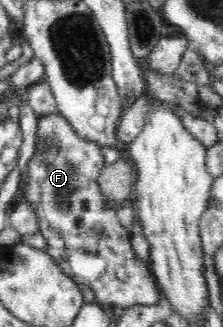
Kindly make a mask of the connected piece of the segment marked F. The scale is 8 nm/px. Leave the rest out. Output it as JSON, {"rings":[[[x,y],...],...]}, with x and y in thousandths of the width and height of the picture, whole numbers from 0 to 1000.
{"rings":[[[265,346],[193,349],[170,367],[166,462],[130,492],[126,566],[90,581],[81,609],[139,627],[175,706],[211,737],[211,777],[269,810],[305,847],[345,869],[395,872],[417,884],[426,924],[502,951],[596,930],[695,933],[726,911],[722,884],[673,823],[668,798],[632,798],[587,752],[583,706],[534,682],[520,630],[475,618],[435,544],[471,517],[462,450],[395,428],[363,428],[318,376]]]}

